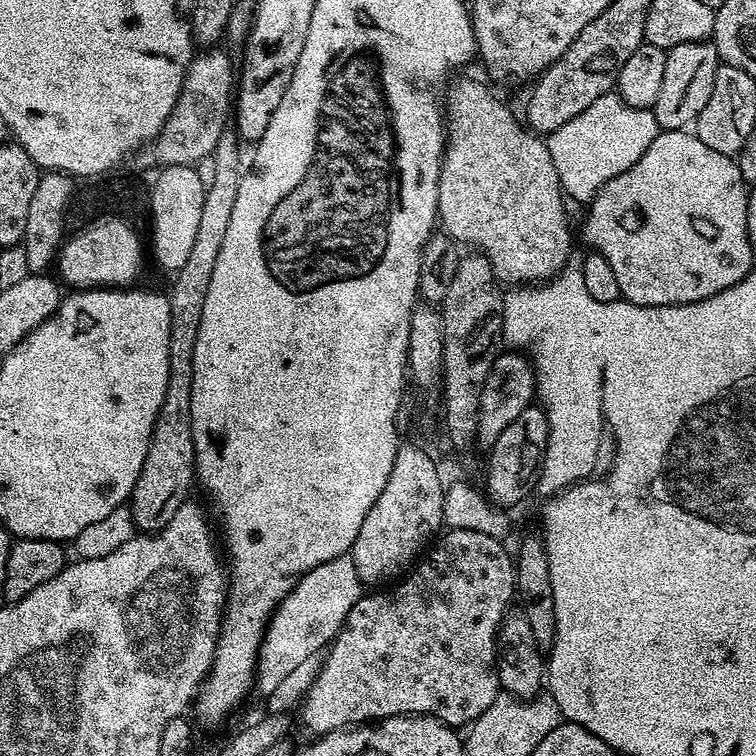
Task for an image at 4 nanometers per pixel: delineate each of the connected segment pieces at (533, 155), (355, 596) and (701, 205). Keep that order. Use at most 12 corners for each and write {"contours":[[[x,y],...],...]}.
{"contours":[[[487,83],[446,88],[436,207],[501,285],[566,267],[554,158]],[[351,555],[306,573],[269,619],[255,691],[323,653],[361,595]],[[662,130],[587,205],[638,306],[753,271],[739,163]]]}

